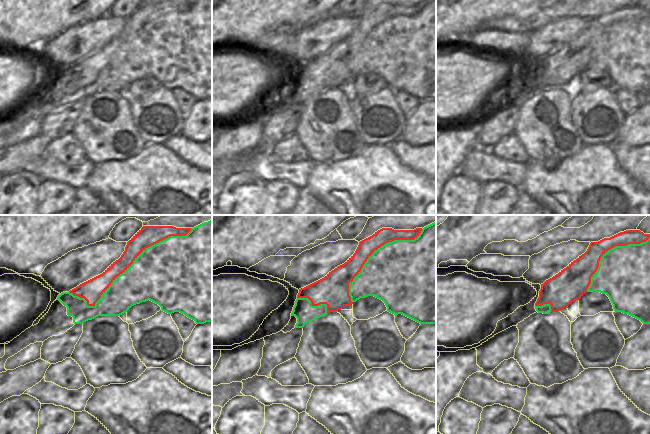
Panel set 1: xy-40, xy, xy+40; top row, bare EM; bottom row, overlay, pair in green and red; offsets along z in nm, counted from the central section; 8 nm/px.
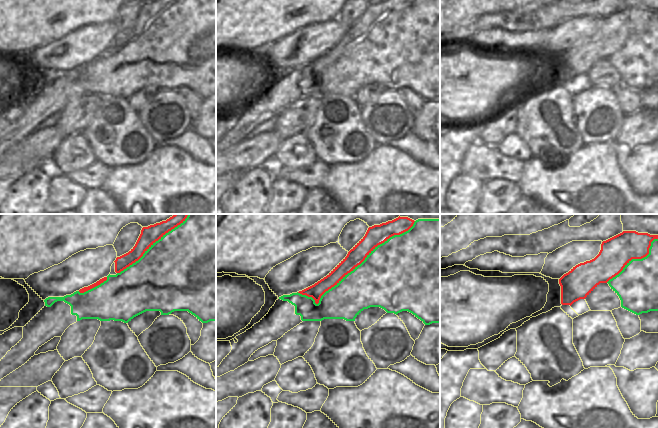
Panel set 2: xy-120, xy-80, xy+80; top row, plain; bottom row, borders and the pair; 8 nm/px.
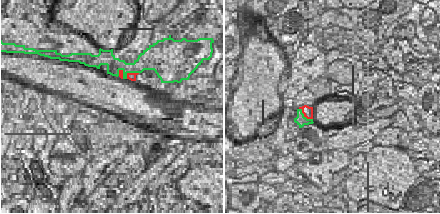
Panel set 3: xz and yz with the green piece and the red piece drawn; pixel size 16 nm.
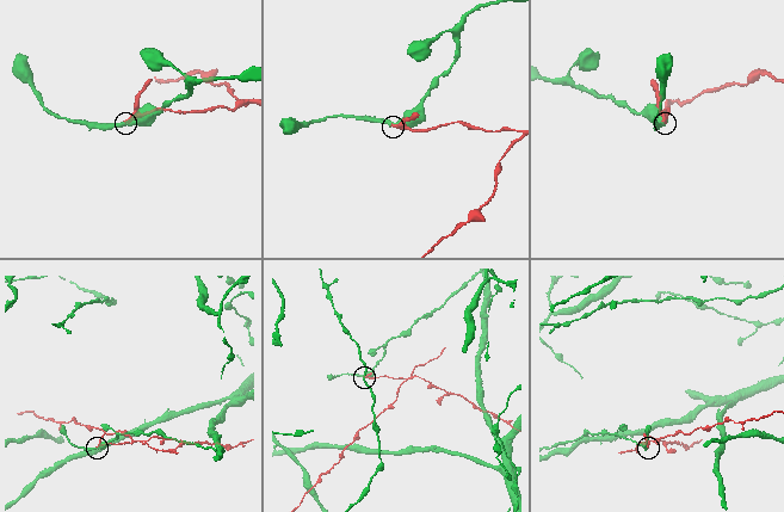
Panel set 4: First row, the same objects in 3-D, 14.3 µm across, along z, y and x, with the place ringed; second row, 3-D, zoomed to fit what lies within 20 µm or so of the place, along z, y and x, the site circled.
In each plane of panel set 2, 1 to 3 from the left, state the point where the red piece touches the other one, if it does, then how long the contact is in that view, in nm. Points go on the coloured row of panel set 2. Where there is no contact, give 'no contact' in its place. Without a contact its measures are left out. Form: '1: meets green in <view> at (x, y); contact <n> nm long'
1: meets green in xy-120 at (153, 244); contact 750 nm long
2: meets green in xy-80 at (355, 267); contact 1100 nm long
3: meets green in xy+80 at (635, 259); contact 550 nm long

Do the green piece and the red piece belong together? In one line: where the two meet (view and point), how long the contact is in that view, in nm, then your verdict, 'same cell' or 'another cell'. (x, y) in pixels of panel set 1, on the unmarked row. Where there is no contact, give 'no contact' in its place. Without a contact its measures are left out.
xy-40 (127, 44) | 1100 nm | another cell

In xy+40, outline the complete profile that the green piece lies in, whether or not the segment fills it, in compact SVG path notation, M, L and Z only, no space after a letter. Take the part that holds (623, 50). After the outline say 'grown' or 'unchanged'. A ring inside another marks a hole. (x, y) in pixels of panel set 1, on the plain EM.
M650 13L646 18L616 22L605 28L599 37L597 47L591 53L587 68L606 70L615 88L628 90L643 100L650 100Z; unchanged

